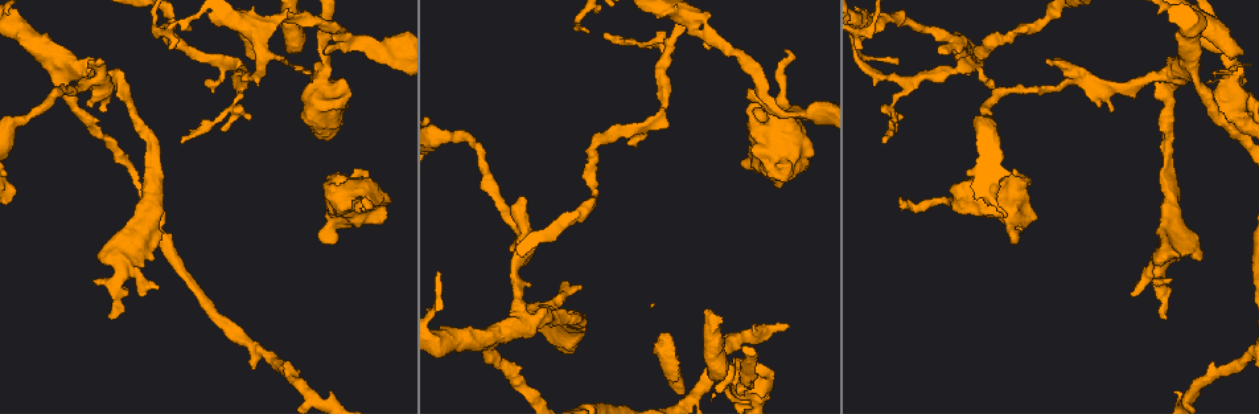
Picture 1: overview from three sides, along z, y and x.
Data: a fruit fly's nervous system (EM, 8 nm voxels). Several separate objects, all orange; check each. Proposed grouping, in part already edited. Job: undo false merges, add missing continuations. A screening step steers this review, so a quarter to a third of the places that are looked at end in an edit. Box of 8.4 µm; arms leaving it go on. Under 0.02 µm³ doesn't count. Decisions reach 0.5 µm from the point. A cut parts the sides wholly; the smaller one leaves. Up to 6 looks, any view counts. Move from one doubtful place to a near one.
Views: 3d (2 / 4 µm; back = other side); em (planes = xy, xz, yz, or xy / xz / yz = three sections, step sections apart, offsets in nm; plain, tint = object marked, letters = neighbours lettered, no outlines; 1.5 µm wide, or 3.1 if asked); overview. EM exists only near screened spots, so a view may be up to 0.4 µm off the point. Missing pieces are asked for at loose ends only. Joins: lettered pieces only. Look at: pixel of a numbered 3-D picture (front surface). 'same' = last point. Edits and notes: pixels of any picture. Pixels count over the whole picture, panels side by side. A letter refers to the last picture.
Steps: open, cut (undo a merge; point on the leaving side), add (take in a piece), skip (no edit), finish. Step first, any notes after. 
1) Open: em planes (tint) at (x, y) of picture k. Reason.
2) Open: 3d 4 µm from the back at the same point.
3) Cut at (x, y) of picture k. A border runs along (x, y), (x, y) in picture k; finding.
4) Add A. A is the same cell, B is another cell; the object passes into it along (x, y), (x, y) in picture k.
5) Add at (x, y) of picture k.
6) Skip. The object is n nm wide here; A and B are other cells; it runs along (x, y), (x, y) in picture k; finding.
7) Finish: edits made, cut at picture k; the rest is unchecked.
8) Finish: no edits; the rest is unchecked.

Open: 3d 4 µm at (940, 55) of picture 1. An open end.

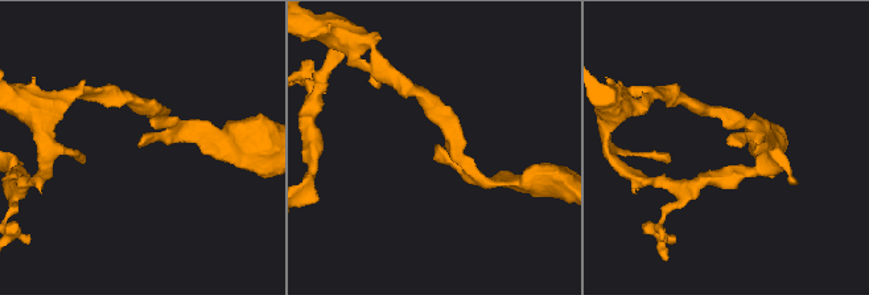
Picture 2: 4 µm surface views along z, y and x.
Open: em planes (letters) at (437, 145) of picture 2. Shape alone is not enough.

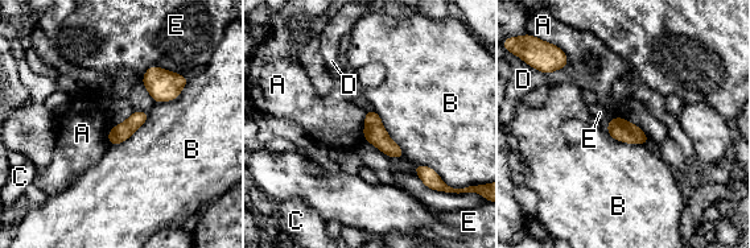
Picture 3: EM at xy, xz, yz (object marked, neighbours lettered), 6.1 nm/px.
Skip. The object is 130 nm wide here; the longest contact is with B, 360 nm; A, B, C, D and E are other cells; no lettered piece goes on from it.

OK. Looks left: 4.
Open: em planes (tint) at (667, 51) of picture 1.

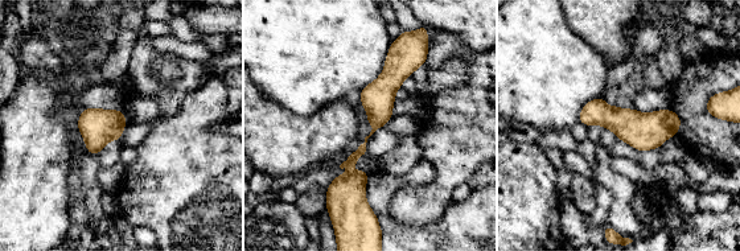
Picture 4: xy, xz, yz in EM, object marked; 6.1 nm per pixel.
Open: em planes (letters) at the same point. See the neighbours.

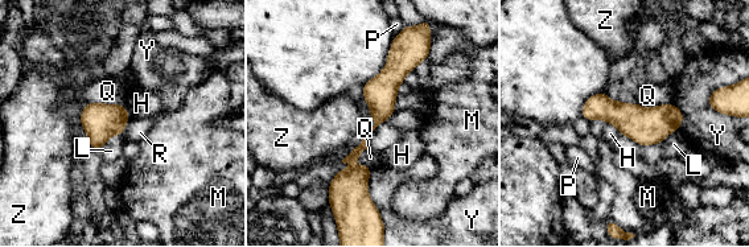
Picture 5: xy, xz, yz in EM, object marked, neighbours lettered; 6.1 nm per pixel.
Skip. The longest contact is with Q, 380 nm; H, L, M, P, Q, R, Y and Z are other cells; it runs along (395, 46), (378, 122), (352, 157), (361, 197) in picture 5; continuous, no second cell.

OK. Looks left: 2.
Open: em planes (plain) at (361, 201) of picture 1.

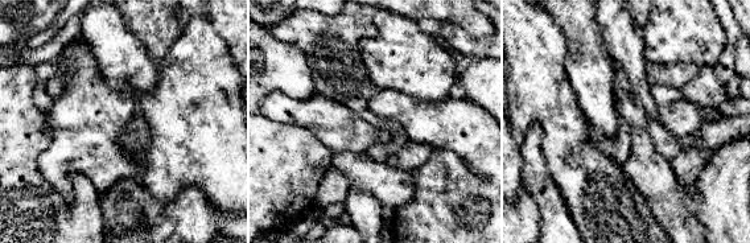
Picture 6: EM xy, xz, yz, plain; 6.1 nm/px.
Open: em planes (letters) at the same point.

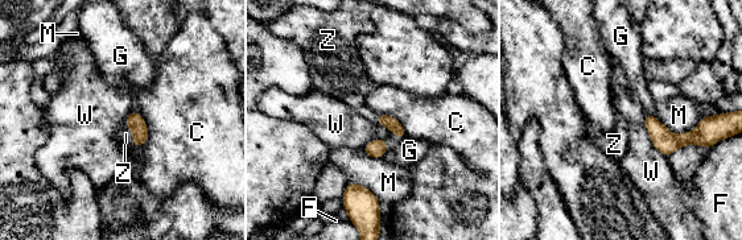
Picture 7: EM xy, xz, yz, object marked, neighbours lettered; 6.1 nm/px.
Add at (126, 133) of picture 7. Z is the same cell, C, F, G, M and W are other cells; the object passes into it along (135, 121), (132, 136), (126, 133) in picture 7; it goes on there.

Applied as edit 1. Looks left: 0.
Finish: edits made, add at picture 7; the rest is unchecked.

